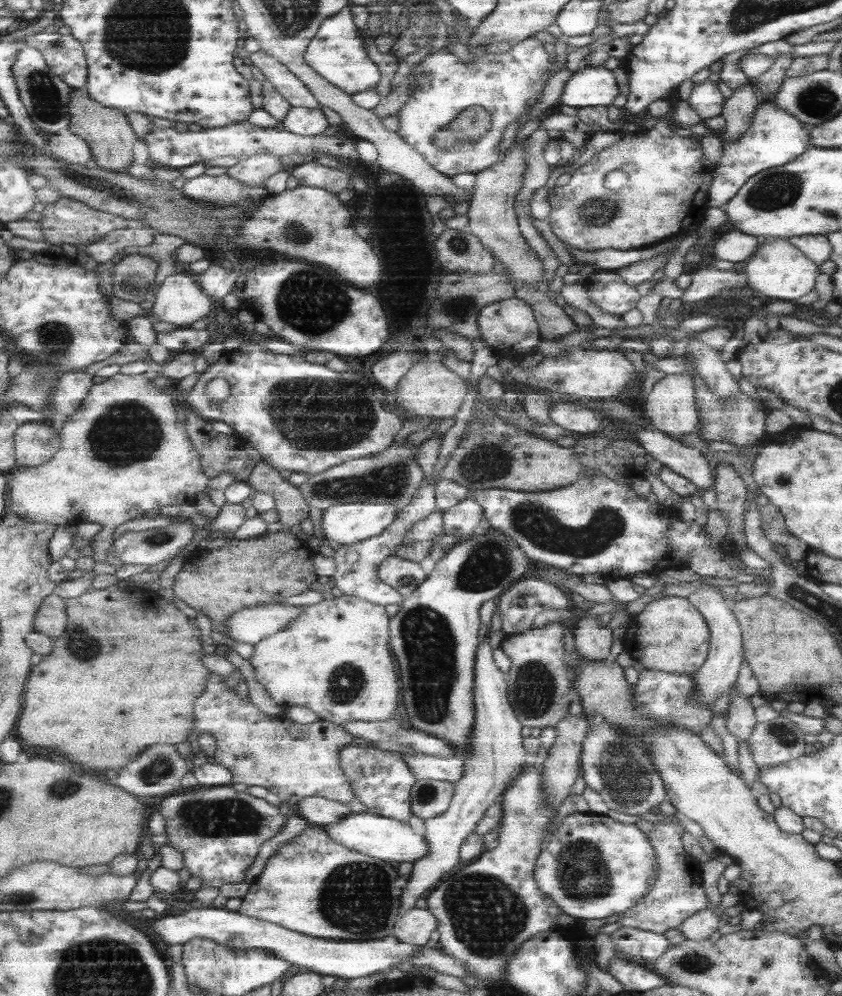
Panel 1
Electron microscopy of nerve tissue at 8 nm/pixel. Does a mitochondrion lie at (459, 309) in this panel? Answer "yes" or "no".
yes

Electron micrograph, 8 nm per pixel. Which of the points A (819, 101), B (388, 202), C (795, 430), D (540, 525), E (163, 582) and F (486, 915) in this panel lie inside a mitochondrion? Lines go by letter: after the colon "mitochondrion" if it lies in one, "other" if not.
A: mitochondrion
B: other
C: other
D: mitochondrion
E: other
F: mitochondrion

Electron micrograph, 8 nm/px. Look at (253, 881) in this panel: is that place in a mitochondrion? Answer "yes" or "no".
no

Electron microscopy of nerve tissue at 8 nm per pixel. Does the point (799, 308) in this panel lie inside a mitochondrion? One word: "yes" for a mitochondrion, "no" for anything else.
no

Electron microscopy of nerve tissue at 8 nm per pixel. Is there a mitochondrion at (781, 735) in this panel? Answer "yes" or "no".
yes

